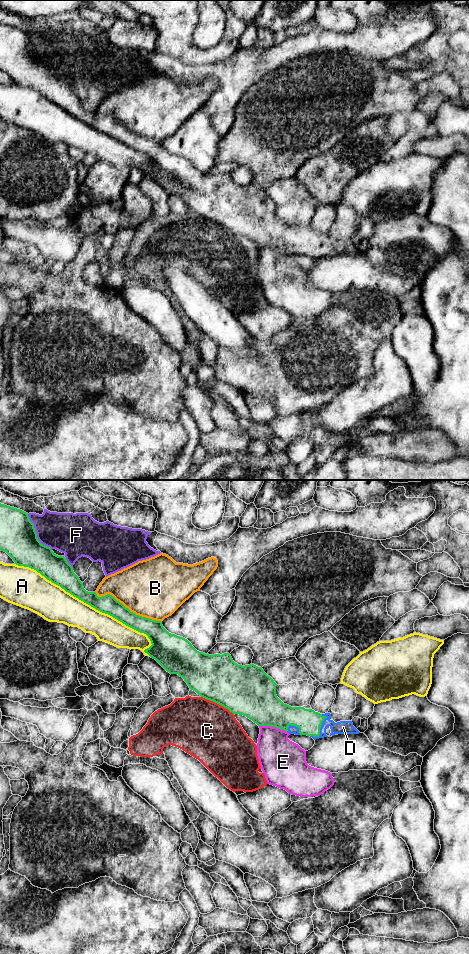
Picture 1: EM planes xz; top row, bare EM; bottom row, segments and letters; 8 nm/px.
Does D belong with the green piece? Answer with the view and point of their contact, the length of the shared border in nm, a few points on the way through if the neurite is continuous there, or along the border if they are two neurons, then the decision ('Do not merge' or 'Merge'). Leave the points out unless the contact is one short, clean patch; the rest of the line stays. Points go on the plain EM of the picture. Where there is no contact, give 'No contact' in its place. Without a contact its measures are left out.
Touches green at xz (319, 249). Shared border 220 nm. Merge

